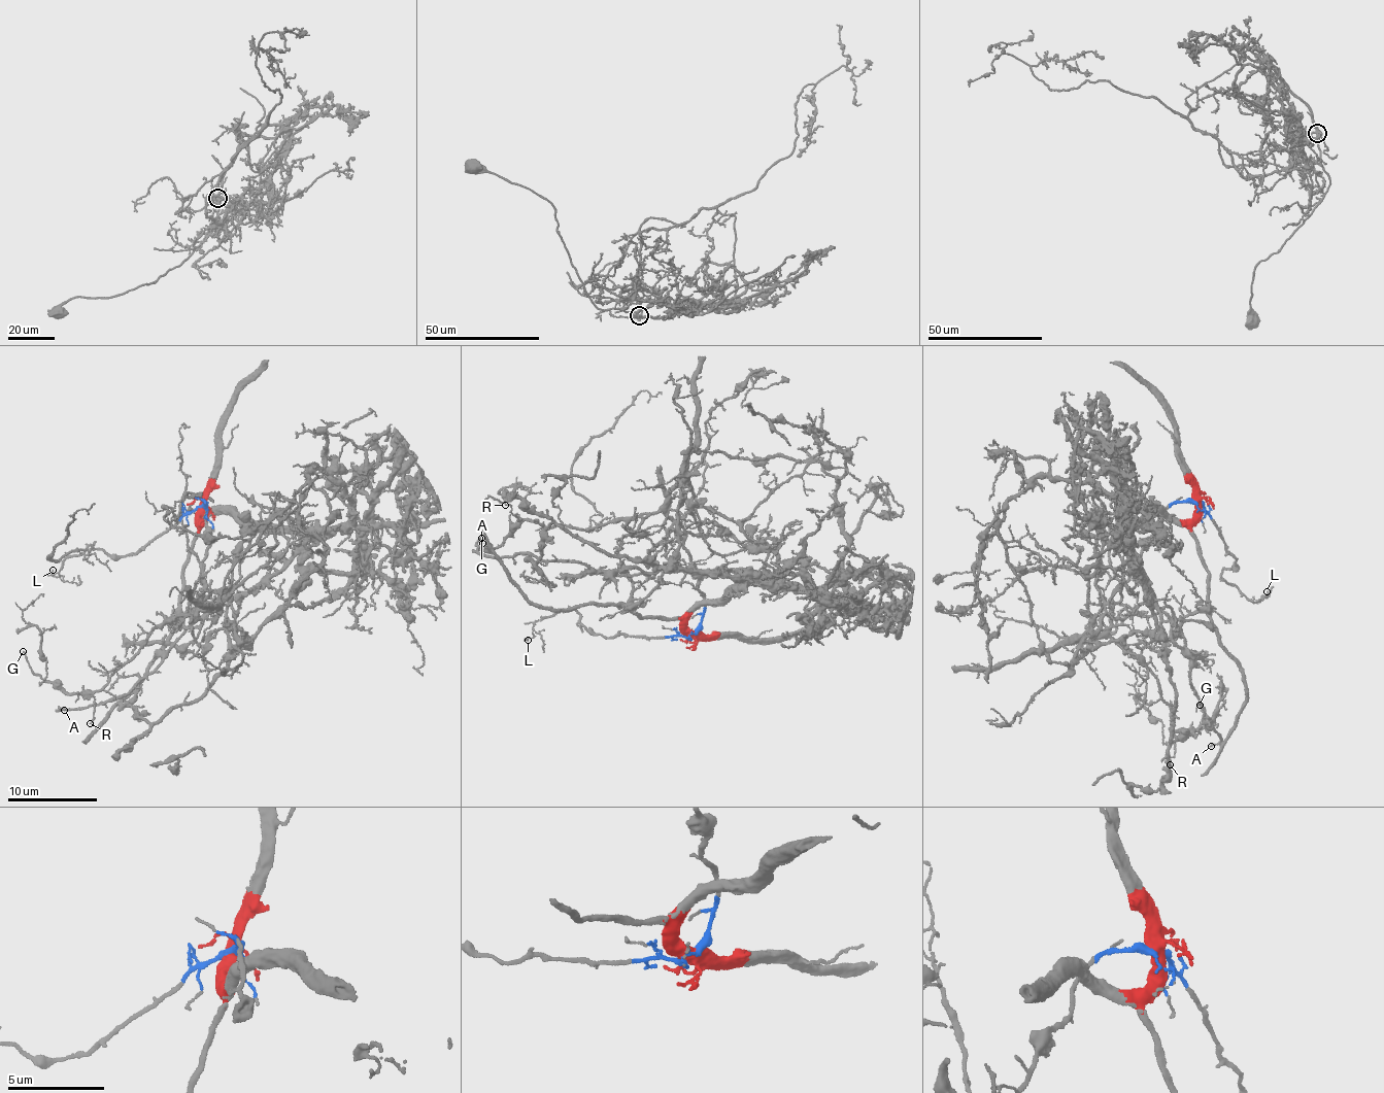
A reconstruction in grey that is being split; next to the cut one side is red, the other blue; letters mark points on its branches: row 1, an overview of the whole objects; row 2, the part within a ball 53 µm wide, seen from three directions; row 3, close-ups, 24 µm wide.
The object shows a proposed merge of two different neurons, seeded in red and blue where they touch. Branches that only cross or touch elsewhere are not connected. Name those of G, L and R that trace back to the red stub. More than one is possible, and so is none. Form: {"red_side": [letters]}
{"red_side": []}

